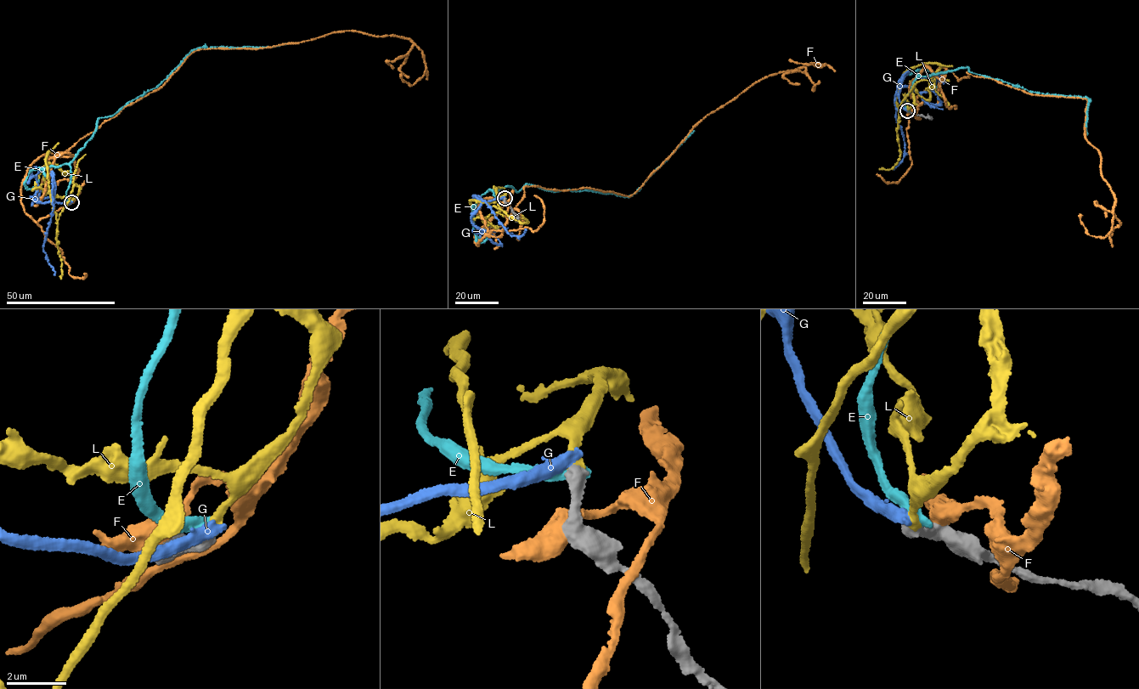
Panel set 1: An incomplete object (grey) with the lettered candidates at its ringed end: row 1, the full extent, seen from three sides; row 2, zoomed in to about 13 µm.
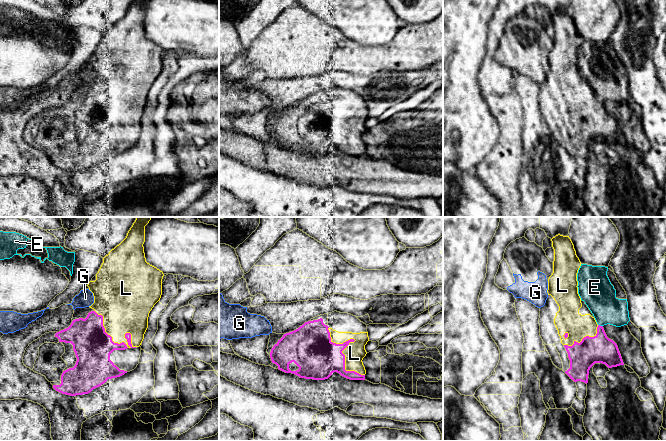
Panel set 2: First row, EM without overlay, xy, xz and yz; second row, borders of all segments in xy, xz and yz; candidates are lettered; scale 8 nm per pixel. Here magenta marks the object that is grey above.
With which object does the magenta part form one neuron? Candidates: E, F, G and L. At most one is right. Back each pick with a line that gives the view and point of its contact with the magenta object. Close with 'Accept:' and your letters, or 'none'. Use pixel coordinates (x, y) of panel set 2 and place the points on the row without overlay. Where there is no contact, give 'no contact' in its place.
L: contact xz (344, 124)
Accept: L

